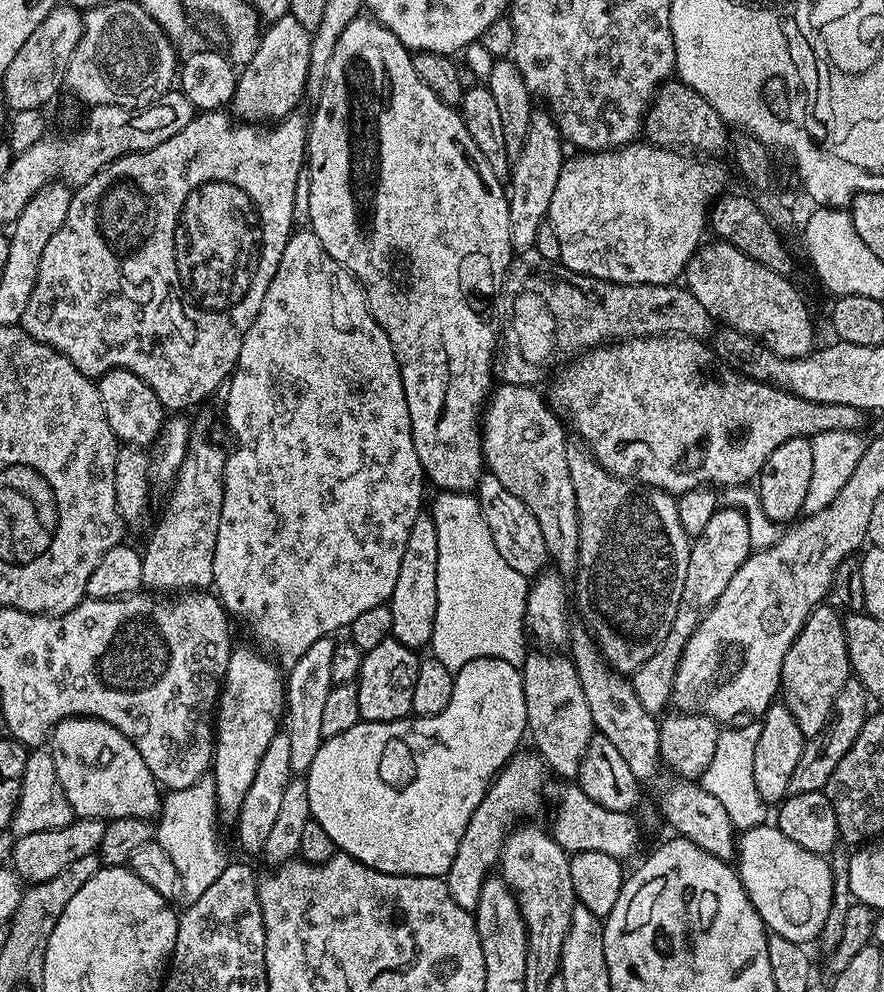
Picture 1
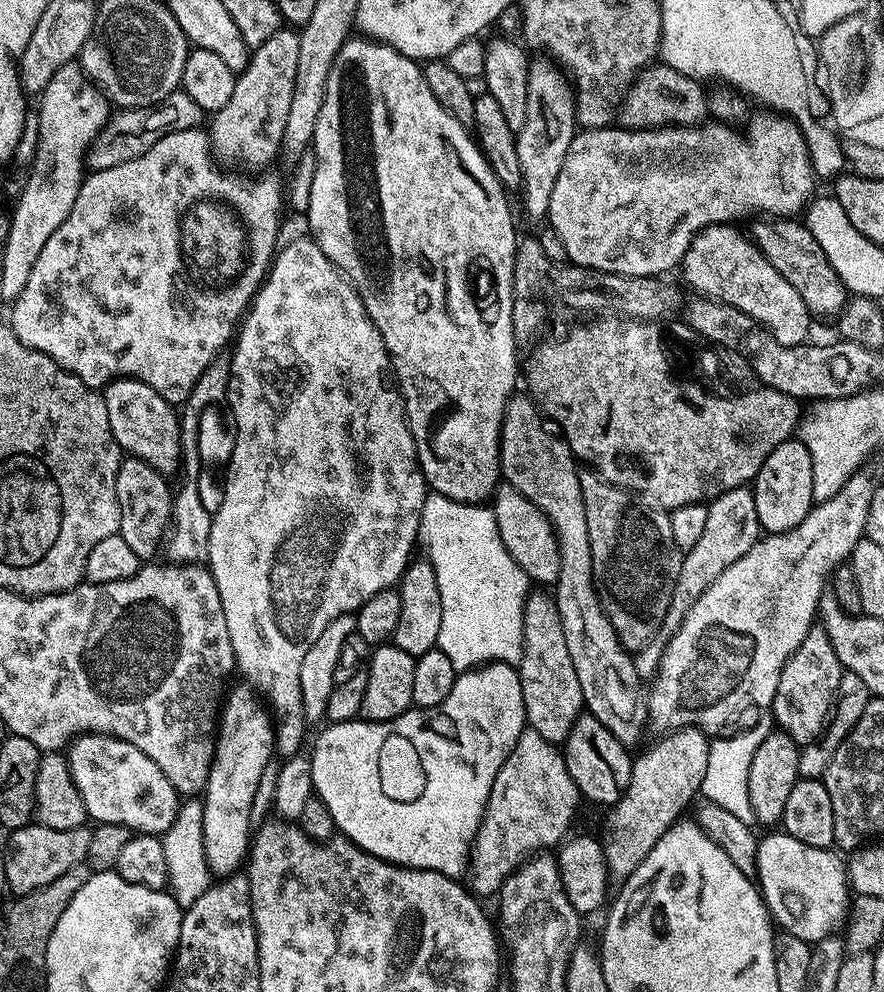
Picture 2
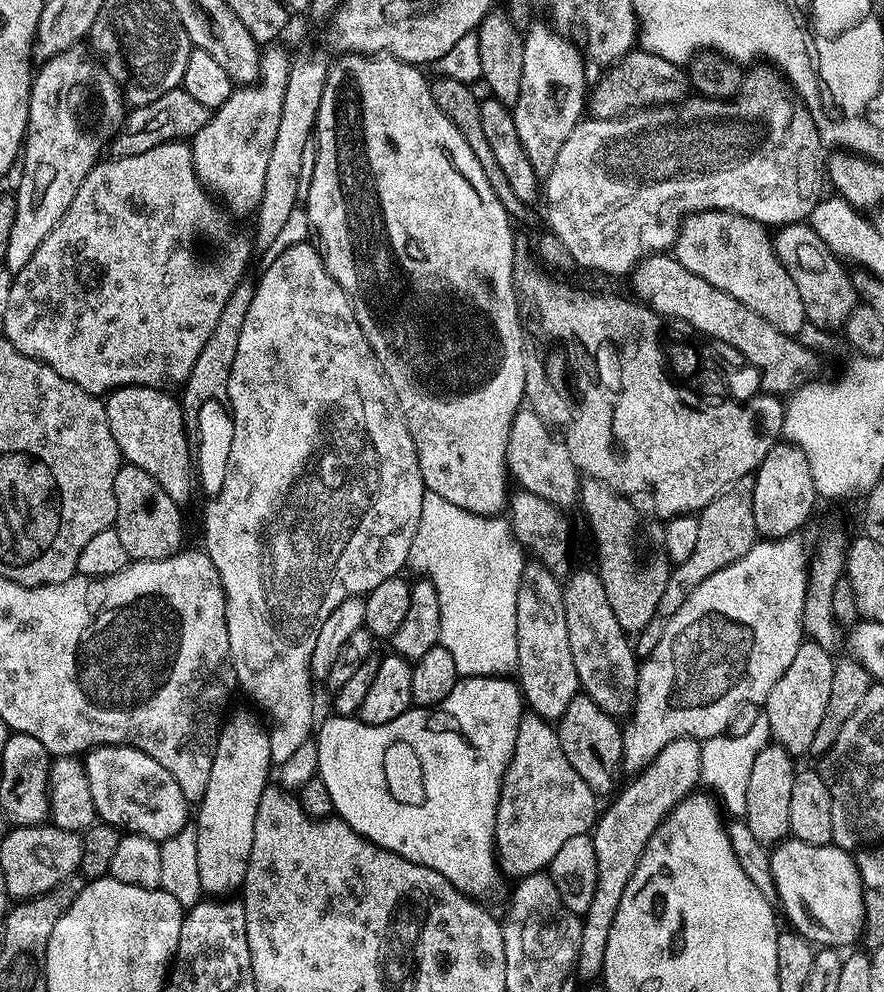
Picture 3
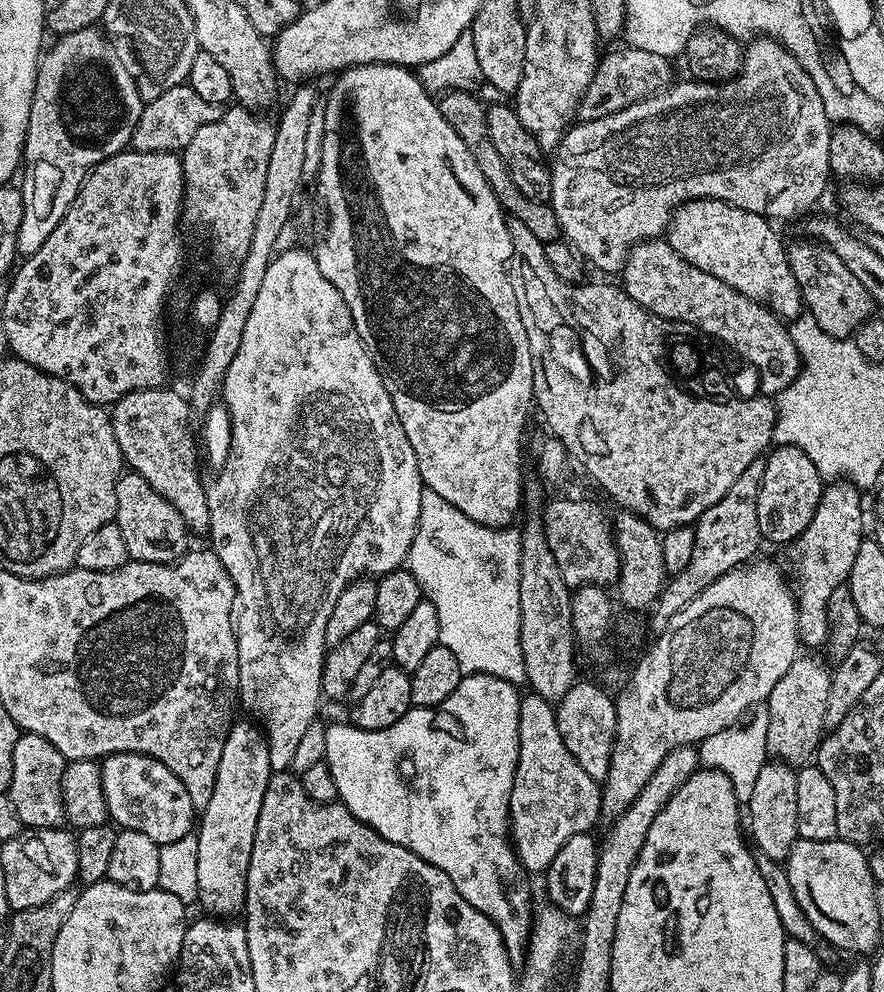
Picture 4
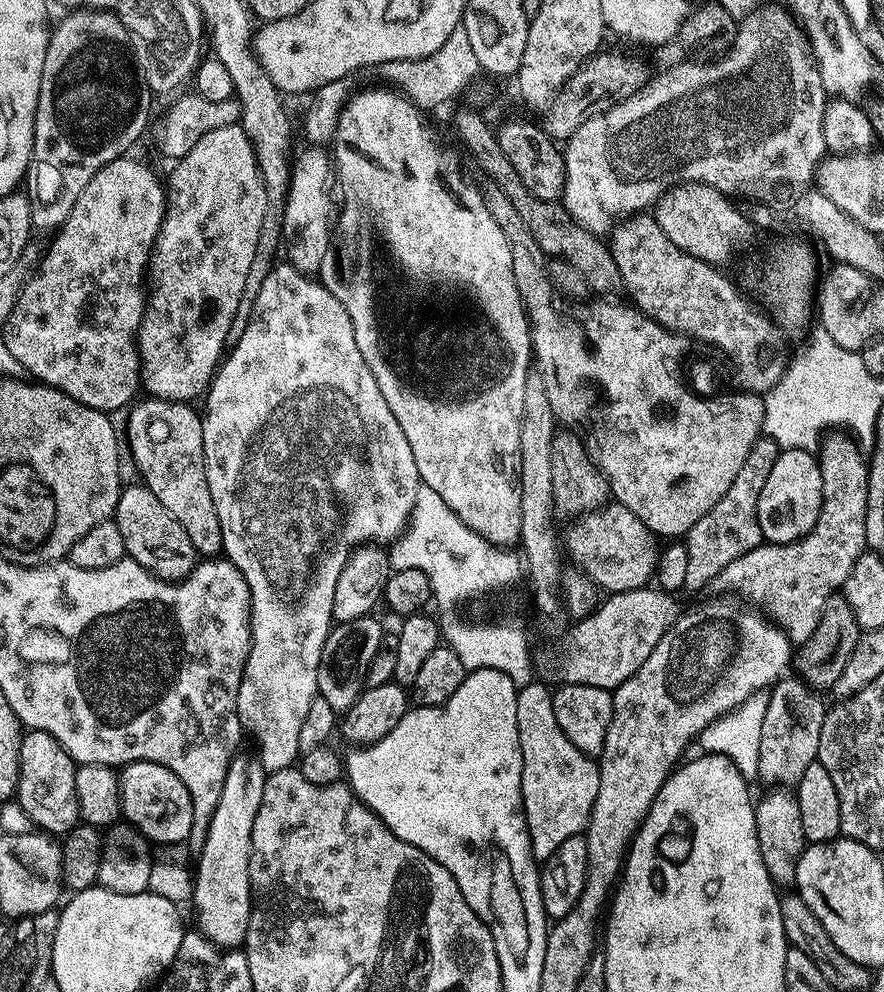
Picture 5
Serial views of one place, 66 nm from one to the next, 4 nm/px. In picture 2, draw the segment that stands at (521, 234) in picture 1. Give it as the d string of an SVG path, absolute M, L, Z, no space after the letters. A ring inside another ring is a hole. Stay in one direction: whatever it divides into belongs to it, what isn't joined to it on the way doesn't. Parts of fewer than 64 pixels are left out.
M544 62L529 63L526 122L522 122L522 130L515 133L524 192L524 212L530 219L541 221L547 217L550 194L554 194L554 182L558 182L558 170L562 170L570 142L578 131L576 100L571 85L553 65L550 66Z

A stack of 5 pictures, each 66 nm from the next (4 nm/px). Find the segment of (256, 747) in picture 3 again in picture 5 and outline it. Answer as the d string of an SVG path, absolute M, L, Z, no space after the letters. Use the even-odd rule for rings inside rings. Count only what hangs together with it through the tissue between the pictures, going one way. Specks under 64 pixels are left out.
M243 754L233 756L232 765L228 767L226 774L226 782L222 786L222 798L214 810L206 838L199 845L200 865L194 868L194 901L196 900L196 916L200 919L198 928L217 946L239 945L248 929L248 919L252 913L252 883L248 877L248 863L252 853L254 818L262 802L265 779L266 773L259 759L252 757L251 760Z

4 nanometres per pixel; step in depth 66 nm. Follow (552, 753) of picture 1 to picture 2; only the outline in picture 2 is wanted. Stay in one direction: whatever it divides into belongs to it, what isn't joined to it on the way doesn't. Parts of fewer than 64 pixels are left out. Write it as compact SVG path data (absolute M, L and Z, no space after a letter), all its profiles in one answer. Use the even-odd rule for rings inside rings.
M551 595L535 596L527 613L522 658L518 665L524 719L527 727L538 730L542 738L560 746L567 740L576 720L582 715L582 686L578 686L578 674L574 674L570 650L566 650L566 634L562 630L562 618L558 614L555 599Z

